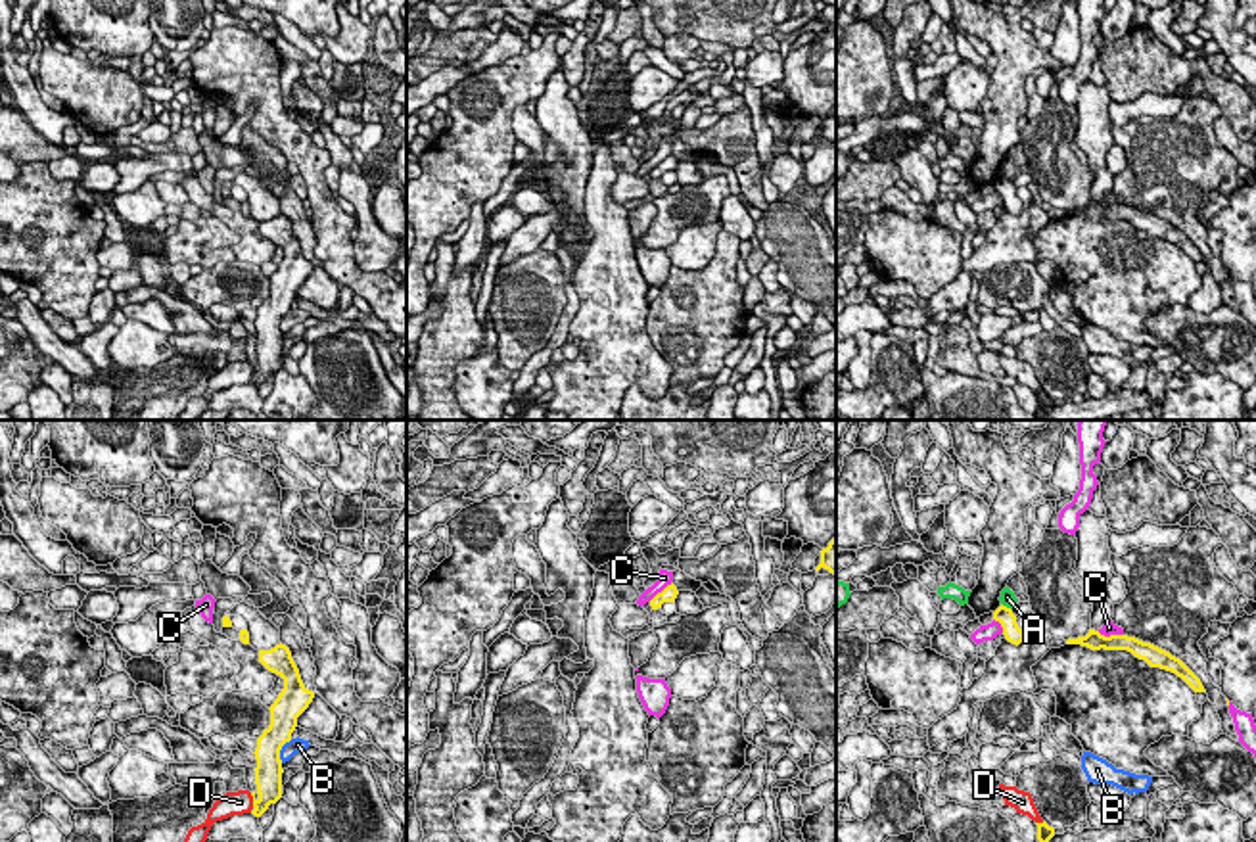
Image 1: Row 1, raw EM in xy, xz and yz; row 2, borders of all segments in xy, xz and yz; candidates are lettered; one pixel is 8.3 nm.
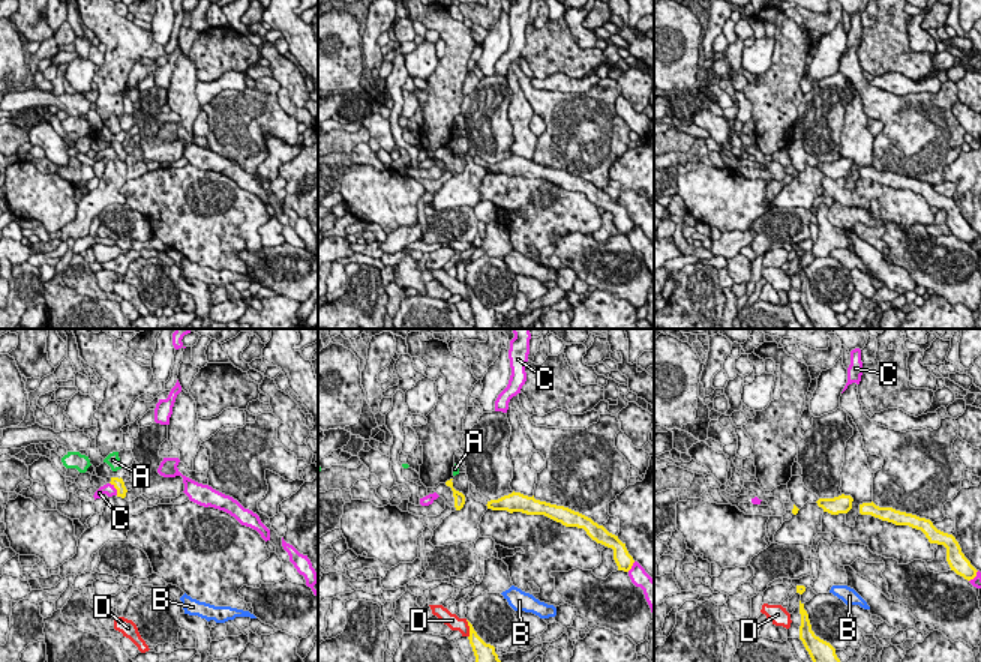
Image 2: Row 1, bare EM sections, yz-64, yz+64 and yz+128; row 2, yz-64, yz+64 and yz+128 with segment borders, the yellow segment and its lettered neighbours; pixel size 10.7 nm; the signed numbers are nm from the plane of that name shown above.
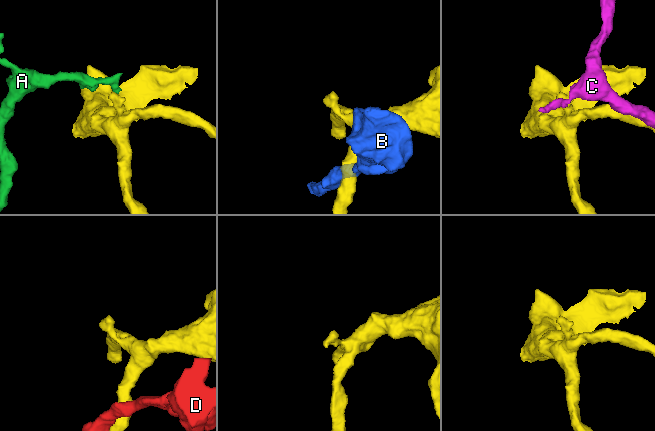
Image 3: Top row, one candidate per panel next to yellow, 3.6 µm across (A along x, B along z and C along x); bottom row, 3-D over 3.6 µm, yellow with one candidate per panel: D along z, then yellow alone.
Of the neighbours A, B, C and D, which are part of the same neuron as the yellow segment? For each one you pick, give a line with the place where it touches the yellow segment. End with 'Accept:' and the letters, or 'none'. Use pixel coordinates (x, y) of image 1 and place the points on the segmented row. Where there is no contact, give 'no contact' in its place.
Accept: none

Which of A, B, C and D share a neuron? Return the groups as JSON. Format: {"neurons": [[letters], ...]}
{"neurons": [["A"], ["B"], ["C"], ["D"]]}

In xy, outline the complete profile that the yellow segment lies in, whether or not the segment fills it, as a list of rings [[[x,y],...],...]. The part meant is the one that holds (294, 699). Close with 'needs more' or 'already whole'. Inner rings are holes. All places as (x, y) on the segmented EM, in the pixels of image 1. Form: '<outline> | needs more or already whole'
[[[276,644],[270,650],[259,650],[259,662],[272,673],[284,679],[284,689],[270,710],[270,725],[257,738],[255,748],[255,784],[253,815],[261,817],[270,804],[282,798],[282,760],[280,750],[291,740],[297,727],[297,717],[309,708],[314,692],[309,690],[299,675],[299,669],[286,644]]] | already whole

